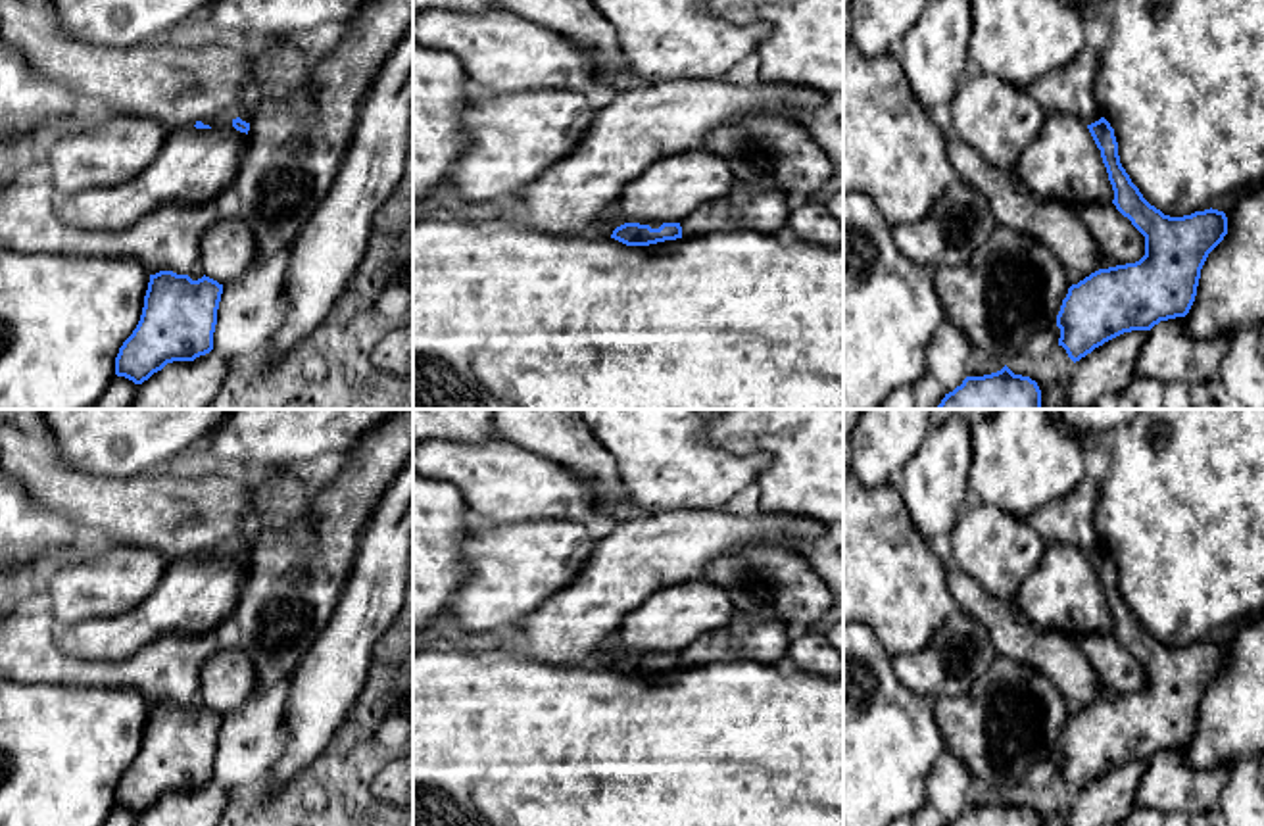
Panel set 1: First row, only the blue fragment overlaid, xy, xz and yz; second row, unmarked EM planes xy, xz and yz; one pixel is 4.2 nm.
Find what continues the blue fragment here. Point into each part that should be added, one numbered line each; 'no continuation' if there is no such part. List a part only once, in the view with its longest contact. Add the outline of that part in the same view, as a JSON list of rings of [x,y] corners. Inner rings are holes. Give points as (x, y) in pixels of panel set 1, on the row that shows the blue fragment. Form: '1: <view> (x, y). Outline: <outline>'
no continuation

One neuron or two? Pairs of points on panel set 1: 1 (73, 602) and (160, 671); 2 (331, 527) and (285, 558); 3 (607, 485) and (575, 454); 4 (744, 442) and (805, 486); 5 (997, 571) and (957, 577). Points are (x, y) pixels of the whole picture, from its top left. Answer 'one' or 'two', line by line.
1: two
2: one
3: one
4: one
5: two

